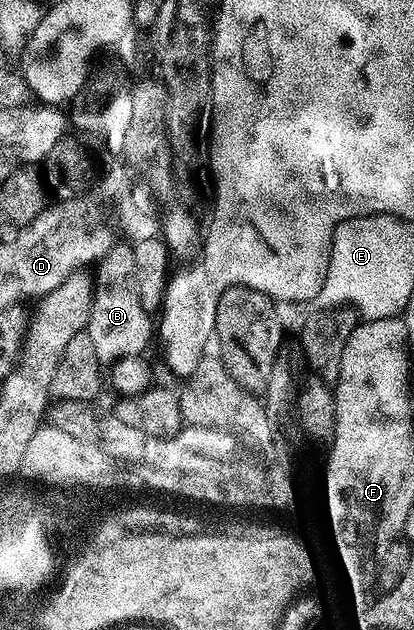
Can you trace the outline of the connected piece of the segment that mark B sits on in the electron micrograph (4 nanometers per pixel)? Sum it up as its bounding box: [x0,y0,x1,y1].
[85,244,154,366]

